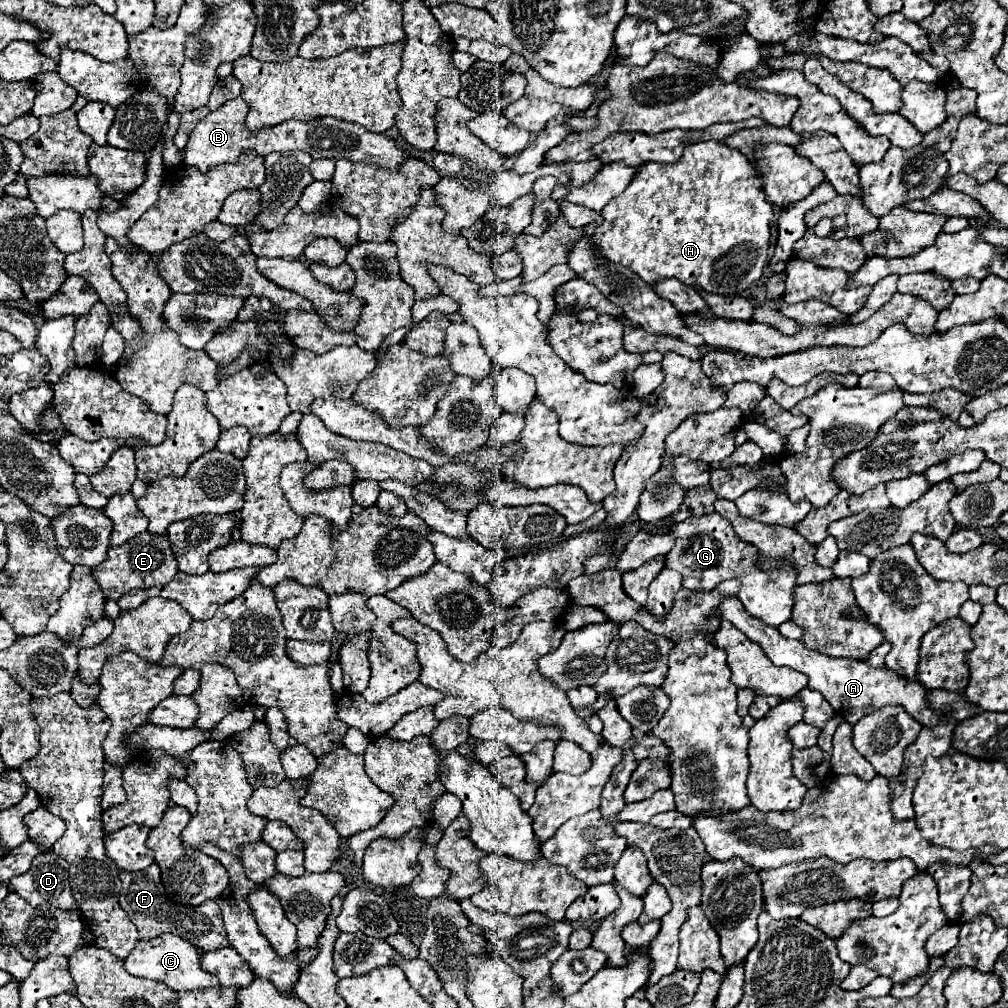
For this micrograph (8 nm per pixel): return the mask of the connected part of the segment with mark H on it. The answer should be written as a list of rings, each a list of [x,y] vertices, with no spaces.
[[[715,140],[685,146],[683,156],[673,164],[641,164],[631,186],[613,198],[601,216],[603,224],[595,228],[595,244],[609,260],[631,268],[647,284],[675,276],[683,284],[701,286],[705,292],[735,296],[753,286],[767,264],[773,208],[763,192],[763,174],[755,170],[743,152]]]

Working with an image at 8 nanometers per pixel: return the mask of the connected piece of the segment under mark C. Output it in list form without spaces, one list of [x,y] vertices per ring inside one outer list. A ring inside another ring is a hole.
[[[163,934],[153,940],[139,940],[133,952],[125,960],[125,970],[131,976],[141,976],[141,978],[163,982],[167,988],[175,992],[189,992],[189,990],[203,990],[203,988],[219,986],[219,980],[201,968],[199,956],[201,956],[201,950],[189,944],[187,940],[175,934]]]

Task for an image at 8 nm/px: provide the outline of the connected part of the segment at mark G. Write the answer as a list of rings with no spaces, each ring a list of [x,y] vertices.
[[[717,512],[701,516],[701,518],[689,518],[671,528],[675,534],[675,546],[665,556],[667,568],[671,566],[683,576],[683,586],[687,590],[695,592],[707,592],[715,588],[723,580],[739,580],[741,588],[737,592],[737,598],[743,602],[747,612],[751,616],[763,620],[765,624],[777,628],[779,624],[787,622],[791,618],[793,608],[793,586],[795,586],[795,568],[787,564],[787,560],[779,560],[777,568],[763,570],[759,564],[759,550],[747,542],[743,542],[733,526],[719,518]]]

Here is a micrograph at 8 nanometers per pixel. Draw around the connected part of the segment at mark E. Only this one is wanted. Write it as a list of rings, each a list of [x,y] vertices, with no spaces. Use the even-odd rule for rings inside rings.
[[[143,532],[123,546],[109,548],[105,562],[99,564],[99,568],[93,568],[91,572],[95,582],[101,586],[103,594],[111,600],[117,600],[119,596],[123,596],[133,588],[151,588],[151,586],[169,584],[179,570],[177,570],[173,552],[169,548],[167,536],[155,536],[149,532]]]

